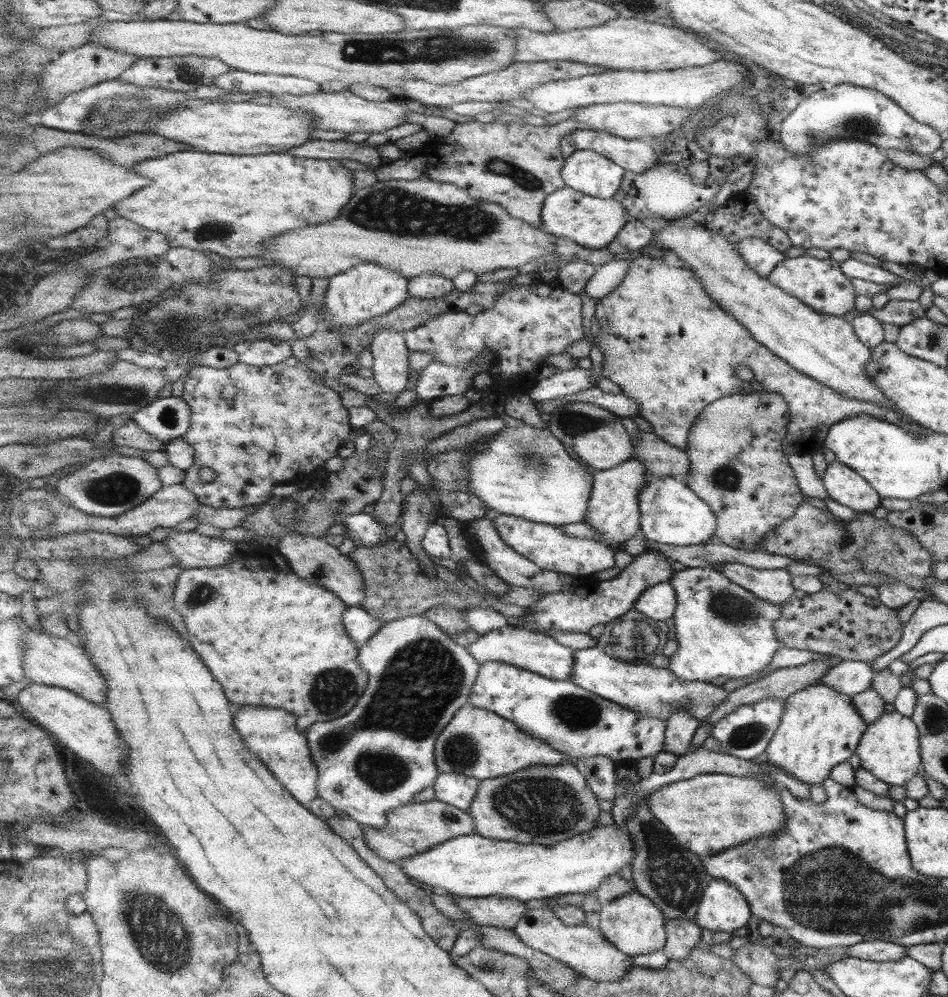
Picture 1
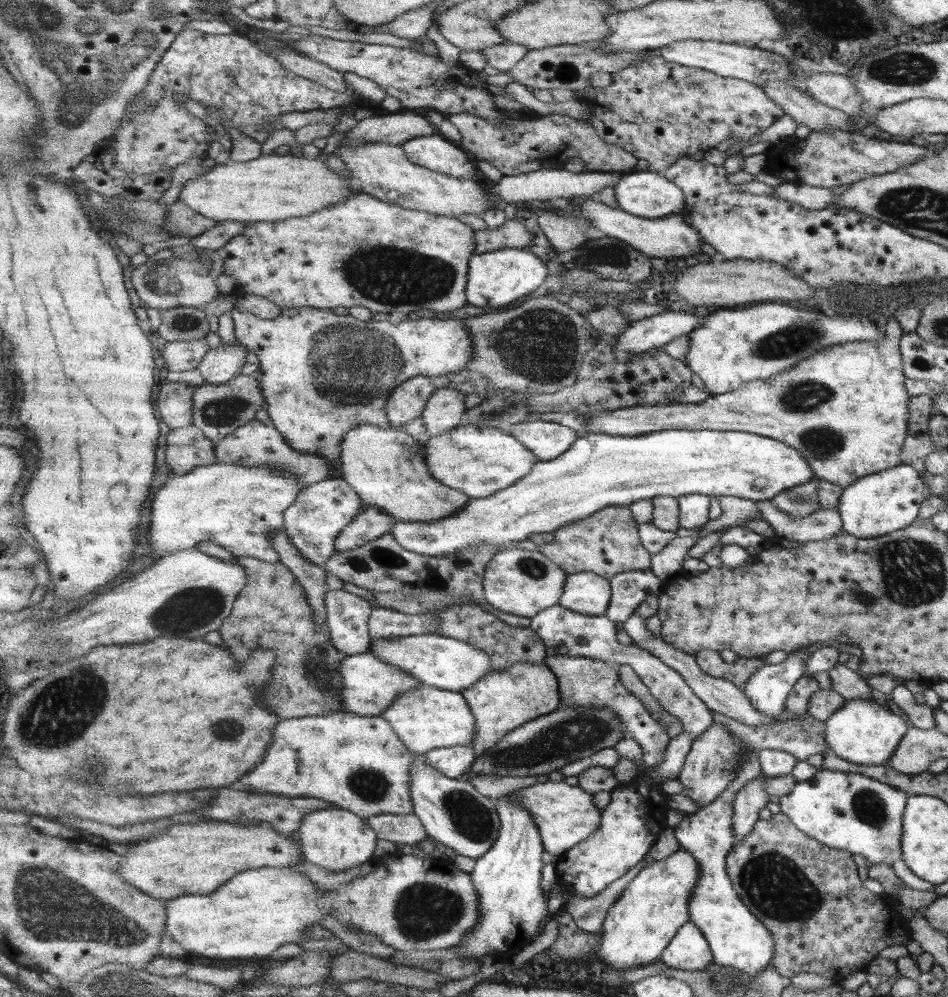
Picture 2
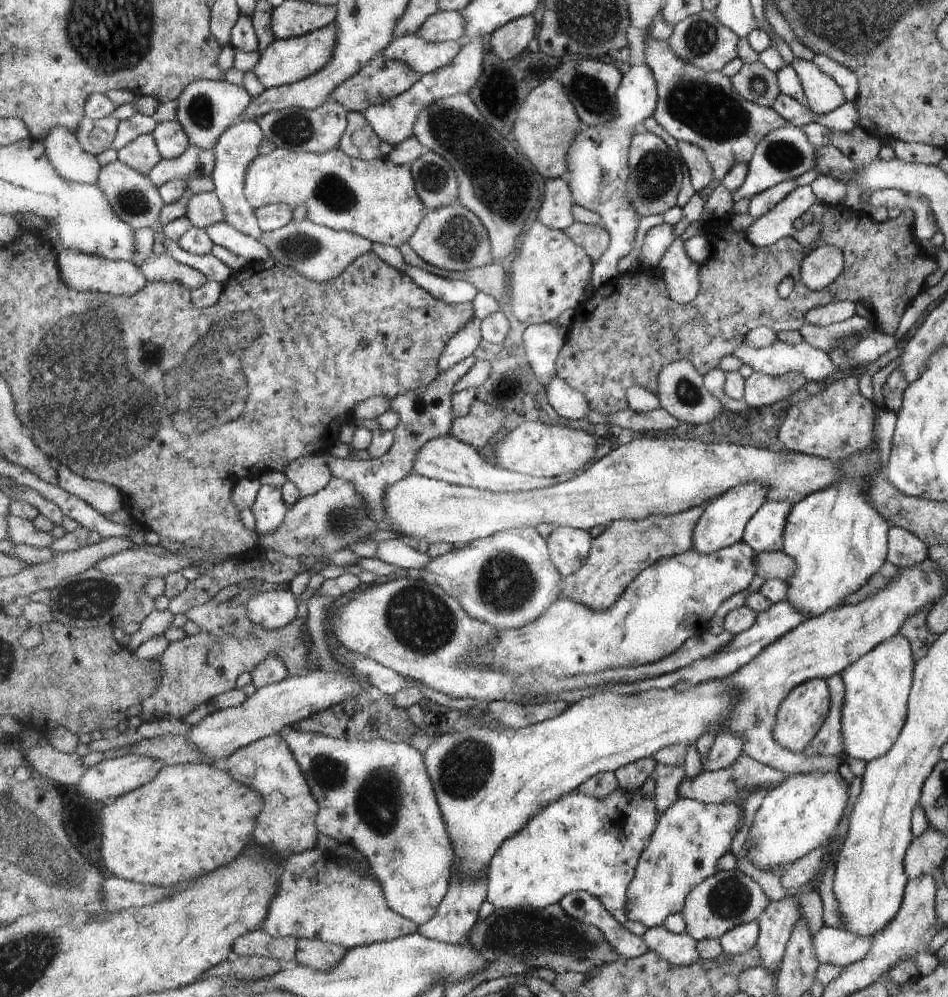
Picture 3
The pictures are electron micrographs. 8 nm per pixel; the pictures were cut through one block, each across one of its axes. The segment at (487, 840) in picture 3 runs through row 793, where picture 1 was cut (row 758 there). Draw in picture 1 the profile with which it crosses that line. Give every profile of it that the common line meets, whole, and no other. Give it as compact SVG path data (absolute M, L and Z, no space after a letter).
M470 702L455 713L453 720L437 737L435 758L440 773L457 773L485 780L511 774L533 765L570 762L569 755L521 730L511 719L491 710L473 706Z

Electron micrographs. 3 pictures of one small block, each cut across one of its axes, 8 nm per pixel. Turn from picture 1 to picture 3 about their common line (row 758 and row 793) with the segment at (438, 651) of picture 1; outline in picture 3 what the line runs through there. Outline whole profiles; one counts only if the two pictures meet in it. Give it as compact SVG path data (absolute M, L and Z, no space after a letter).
M293 728L286 730L284 735L295 758L298 759L299 766L302 767L303 774L306 775L307 782L309 783L315 798L318 800L320 809L318 817L316 818L316 825L320 832L329 835L341 844L348 843L349 845L356 847L368 858L370 866L374 870L374 875L382 884L387 902L393 910L397 911L405 918L411 919L416 925L422 925L429 922L438 913L439 905L442 904L443 899L449 892L450 878L452 877L452 869L455 865L456 852L454 842L450 837L446 818L438 803L437 794L434 789L434 782L430 777L430 771L428 771L426 767L424 754L420 753L419 750L410 743L397 743L396 741L388 741L387 739L377 739L371 742L360 740L350 741L327 735L306 733L305 731L298 731Z

